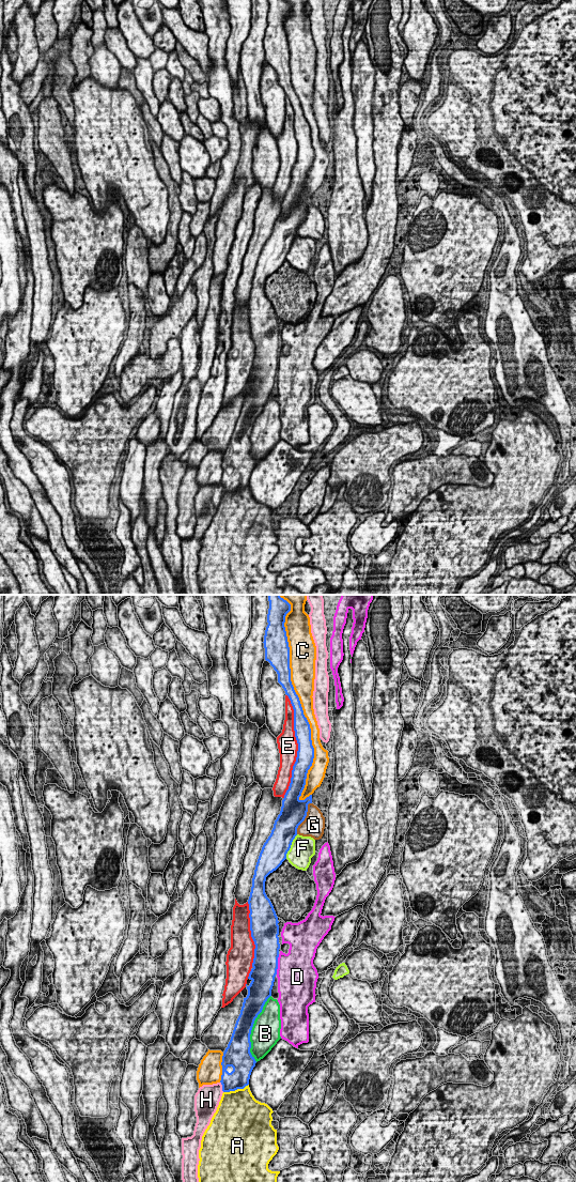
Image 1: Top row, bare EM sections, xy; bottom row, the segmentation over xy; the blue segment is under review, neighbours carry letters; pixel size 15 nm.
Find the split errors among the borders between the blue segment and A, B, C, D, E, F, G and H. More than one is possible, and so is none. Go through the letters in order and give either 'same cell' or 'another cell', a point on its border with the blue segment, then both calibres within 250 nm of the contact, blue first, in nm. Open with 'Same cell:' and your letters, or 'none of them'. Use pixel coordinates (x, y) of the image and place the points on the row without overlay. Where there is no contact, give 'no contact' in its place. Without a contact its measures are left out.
Same cell: none of them
A: another cell | xy (235, 490) | 320/480 nm
B: another cell | xy (251, 429) | 280/440 nm
C: another cell | xy (299, 102) | 160/320 nm
D: another cell | xy (277, 365) | 380/480 nm
E: another cell | xy (298, 148) | 260/300 nm
F: another cell | xy (290, 247) | 380/380 nm
G: another cell | xy (305, 218) | 380/340 nm
H: another cell | xy (222, 488) | 280/360 nm

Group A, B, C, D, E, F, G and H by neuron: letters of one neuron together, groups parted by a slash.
A / B / C / D / E / F / G / H

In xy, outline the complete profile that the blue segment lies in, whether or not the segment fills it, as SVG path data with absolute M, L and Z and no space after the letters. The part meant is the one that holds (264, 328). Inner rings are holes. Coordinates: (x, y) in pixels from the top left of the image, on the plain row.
M268 0L269 10L267 15L267 28L264 36L264 49L265 49L265 61L270 64L274 71L278 75L278 83L282 87L285 95L289 97L291 105L294 110L294 132L295 138L298 144L298 152L296 163L293 167L292 179L289 190L286 191L282 201L282 208L280 215L275 221L274 229L270 236L264 244L260 254L254 276L252 279L252 288L250 297L248 301L249 305L249 319L250 319L250 332L251 338L254 342L254 359L252 364L252 370L249 374L248 380L251 381L249 387L247 387L248 396L244 399L240 415L236 421L231 441L225 449L222 457L222 476L221 486L223 493L235 492L237 490L244 490L249 486L249 480L253 469L255 467L255 460L250 454L251 443L250 435L255 419L262 413L263 408L267 400L271 397L271 390L275 383L275 378L278 370L278 358L279 358L279 322L274 310L270 301L265 294L265 282L266 278L276 272L282 263L286 260L286 255L291 249L292 243L297 236L298 227L305 221L308 213L308 205L312 204L312 196L307 198L305 201L300 201L299 198L306 186L307 174L312 167L314 159L314 149L311 141L311 129L307 119L303 116L303 111L296 95L294 88L291 82L291 70L290 70L290 48L284 28L285 17L291 12L291 5L284 0Z

